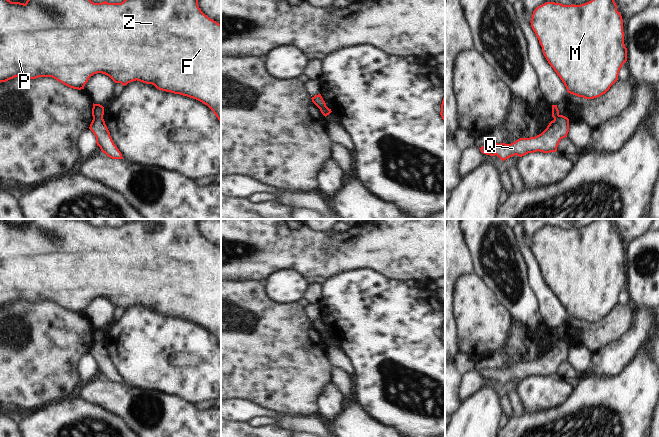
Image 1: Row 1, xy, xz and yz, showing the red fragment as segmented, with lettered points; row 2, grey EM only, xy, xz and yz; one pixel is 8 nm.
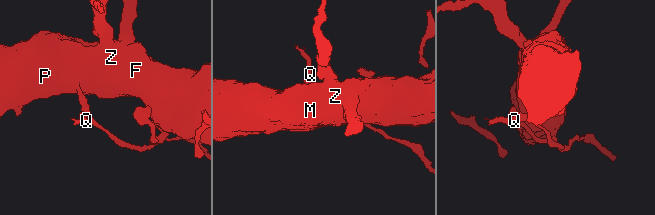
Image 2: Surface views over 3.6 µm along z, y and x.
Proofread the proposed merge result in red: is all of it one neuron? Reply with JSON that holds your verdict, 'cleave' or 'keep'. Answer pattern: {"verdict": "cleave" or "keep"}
{"verdict": "cleave"}

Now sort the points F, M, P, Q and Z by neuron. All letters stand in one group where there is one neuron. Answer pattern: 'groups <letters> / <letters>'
groups F M P Z / Q

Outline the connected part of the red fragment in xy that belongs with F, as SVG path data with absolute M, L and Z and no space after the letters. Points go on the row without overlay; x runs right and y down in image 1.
M0 219L0 307L18 300L29 303L52 301L73 313L84 313L89 302L102 297L123 310L133 305L152 308L157 313L196 323L207 329L221 347L221 248L205 239L198 229L198 219L128 220L121 227L94 227L88 221L72 219L32 219L26 227L11 226Z

